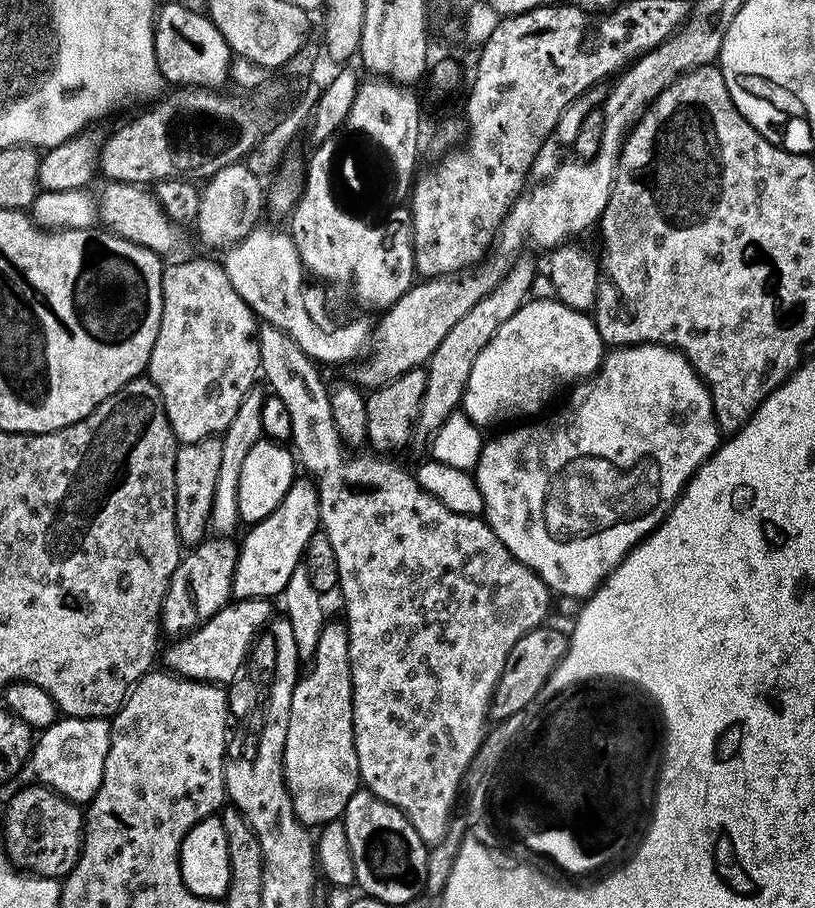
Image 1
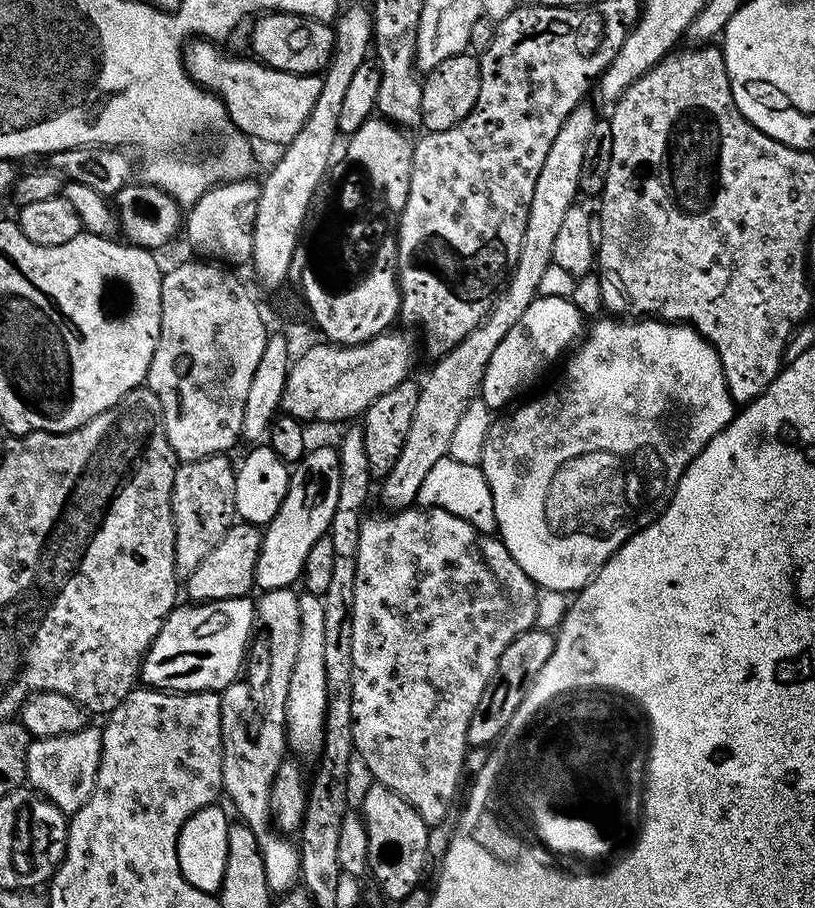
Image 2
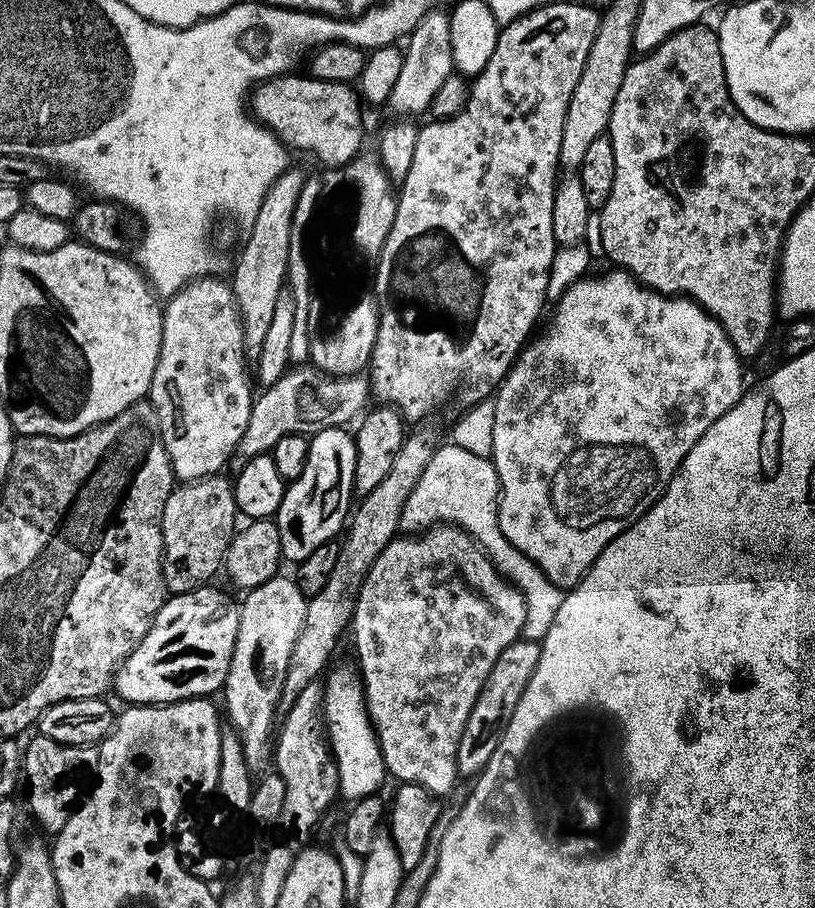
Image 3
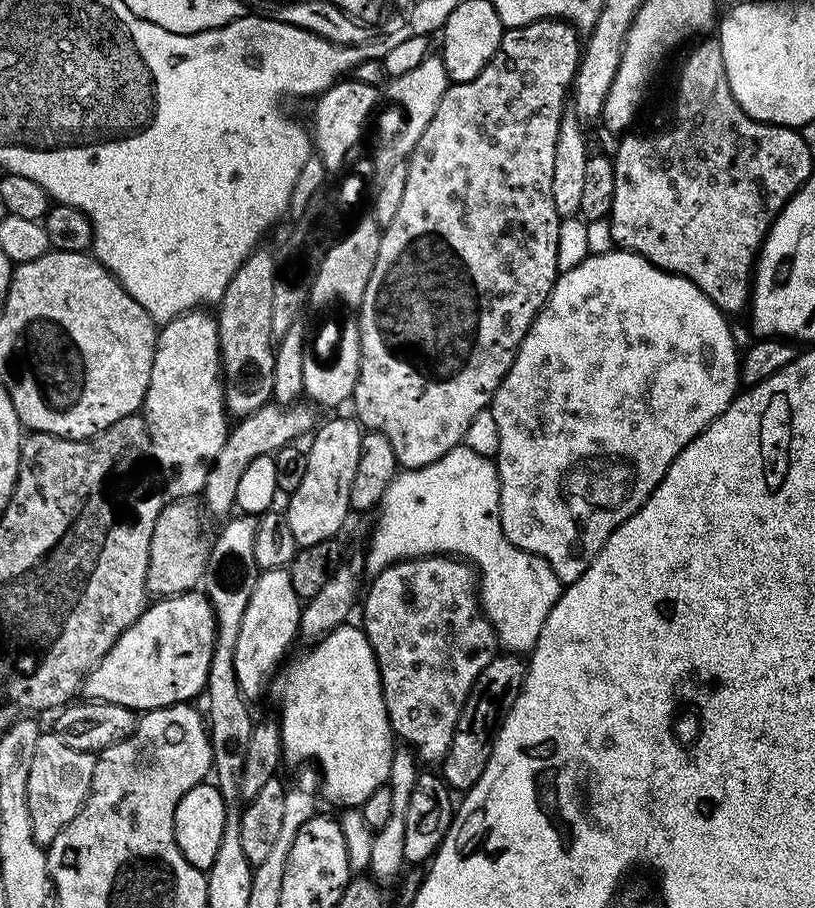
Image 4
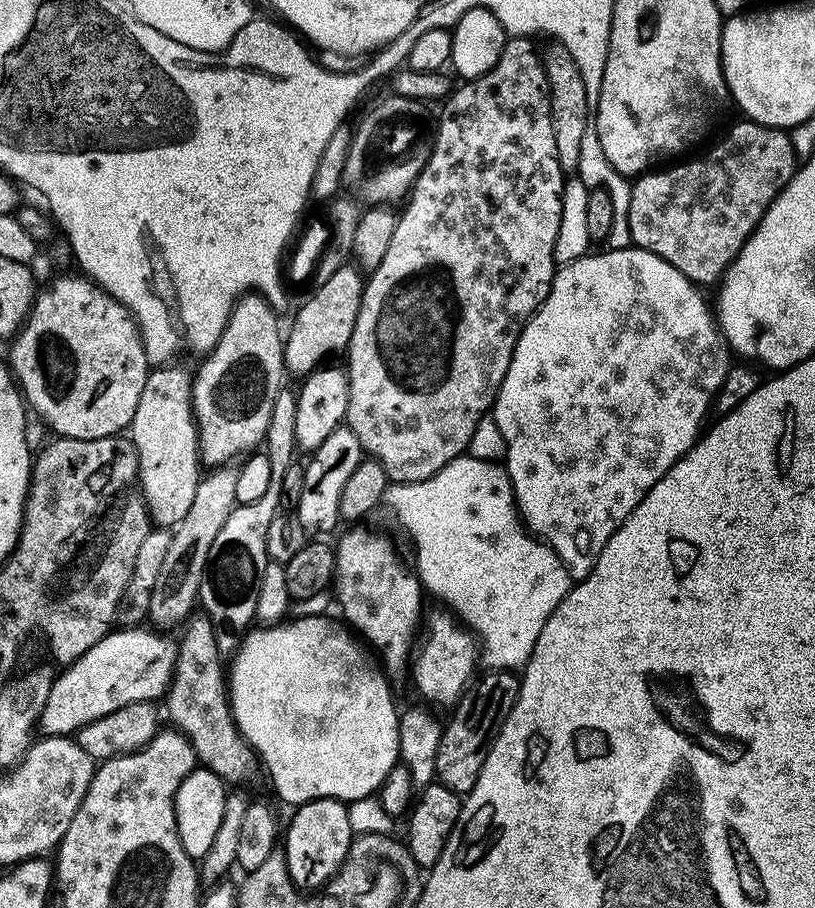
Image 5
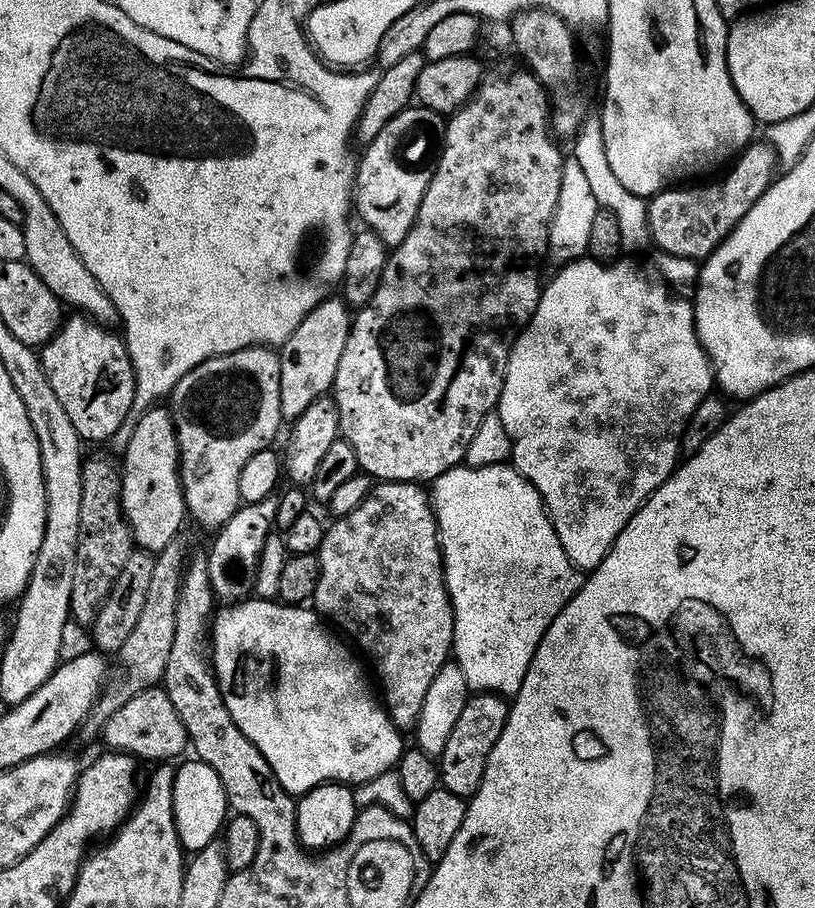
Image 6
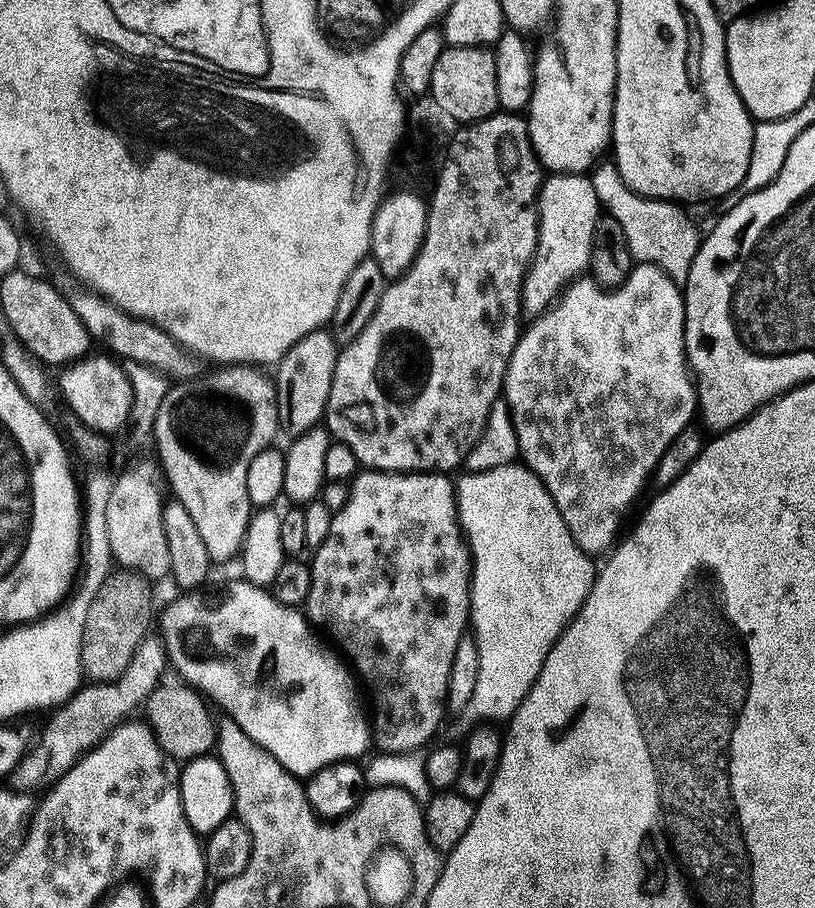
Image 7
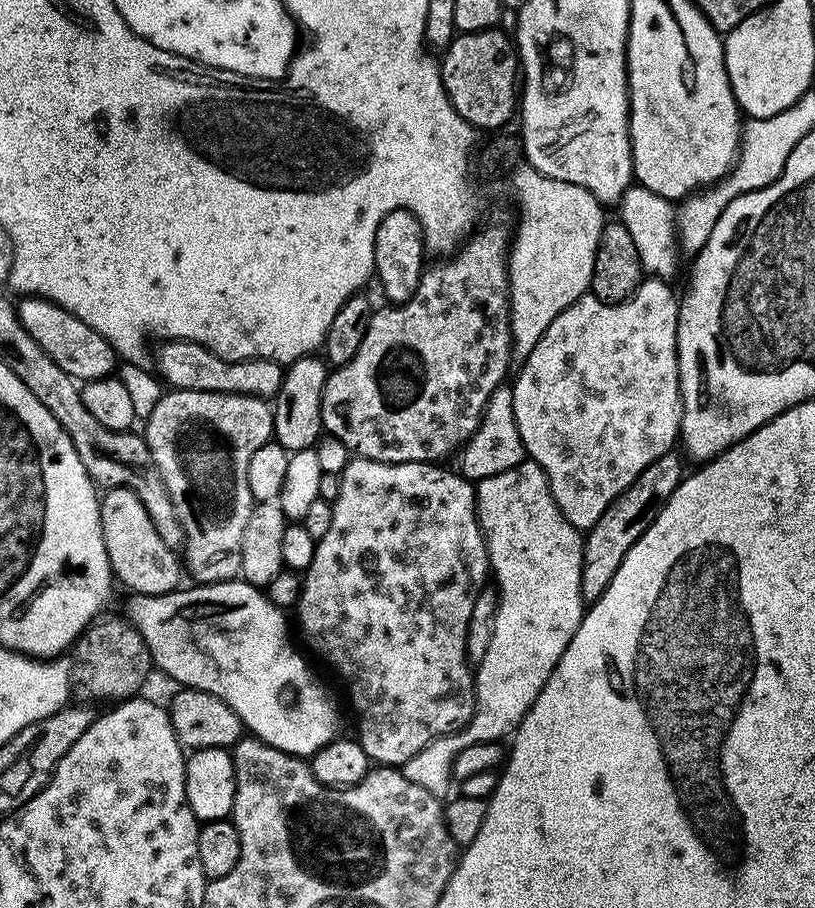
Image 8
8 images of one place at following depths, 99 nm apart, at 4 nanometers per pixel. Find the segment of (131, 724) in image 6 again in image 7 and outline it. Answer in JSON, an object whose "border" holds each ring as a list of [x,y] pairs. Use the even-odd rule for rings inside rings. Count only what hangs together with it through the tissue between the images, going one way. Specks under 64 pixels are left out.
{"border":[[[183,682],[175,683],[157,686],[144,701],[142,713],[164,753],[177,762],[187,762],[199,756],[207,756],[213,751],[216,730],[214,720],[208,717],[208,712],[204,709],[205,697]]]}

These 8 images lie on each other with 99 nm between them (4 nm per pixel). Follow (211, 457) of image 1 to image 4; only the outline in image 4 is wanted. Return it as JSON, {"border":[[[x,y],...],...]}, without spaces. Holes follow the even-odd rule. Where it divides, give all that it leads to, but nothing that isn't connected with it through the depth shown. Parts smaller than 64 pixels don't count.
{"border":[[[176,498],[165,503],[158,514],[158,522],[154,522],[154,535],[150,538],[150,562],[146,566],[149,597],[183,596],[185,592],[201,587],[210,549],[210,536],[204,533],[203,519],[201,505],[195,499]]]}

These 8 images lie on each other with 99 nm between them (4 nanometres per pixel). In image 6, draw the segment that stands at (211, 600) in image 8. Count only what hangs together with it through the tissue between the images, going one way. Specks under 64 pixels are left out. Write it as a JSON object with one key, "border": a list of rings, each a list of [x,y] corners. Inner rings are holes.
{"border":[[[245,598],[221,608],[224,609],[221,612],[219,609],[210,621],[210,659],[216,674],[216,681],[220,683],[220,692],[226,702],[226,710],[230,710],[230,718],[234,718],[238,730],[242,730],[242,734],[246,734],[246,738],[250,738],[250,742],[258,746],[262,758],[270,762],[270,770],[274,770],[280,785],[293,798],[299,798],[314,786],[329,782],[339,782],[349,786],[367,784],[378,774],[395,769],[399,765],[400,753],[406,747],[405,741],[400,741],[401,729],[395,728],[392,721],[388,719],[383,703],[378,699],[377,693],[376,696],[372,693],[372,688],[368,685],[359,662],[354,657],[348,656],[349,645],[339,635],[331,636],[328,633],[329,625],[311,607],[293,606],[277,602],[275,599]]]}

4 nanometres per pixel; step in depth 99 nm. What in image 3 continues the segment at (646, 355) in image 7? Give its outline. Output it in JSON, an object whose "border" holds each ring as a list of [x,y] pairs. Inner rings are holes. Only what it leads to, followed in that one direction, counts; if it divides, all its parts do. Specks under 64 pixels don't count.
{"border":[[[611,270],[605,276],[589,275],[587,278],[571,284],[559,300],[555,301],[552,321],[548,329],[537,335],[535,339],[524,345],[520,355],[512,364],[512,369],[500,383],[494,393],[494,450],[490,457],[496,467],[498,482],[500,483],[500,509],[498,522],[502,534],[526,558],[530,558],[562,590],[576,587],[590,566],[606,550],[606,546],[622,530],[632,525],[654,502],[658,502],[660,495],[666,490],[670,478],[680,469],[680,464],[694,450],[694,442],[740,401],[746,391],[744,372],[740,369],[742,358],[736,353],[736,347],[724,332],[724,327],[712,315],[701,308],[695,300],[686,296],[666,296],[663,292],[656,292],[646,288],[640,281],[635,280],[628,272]]]}

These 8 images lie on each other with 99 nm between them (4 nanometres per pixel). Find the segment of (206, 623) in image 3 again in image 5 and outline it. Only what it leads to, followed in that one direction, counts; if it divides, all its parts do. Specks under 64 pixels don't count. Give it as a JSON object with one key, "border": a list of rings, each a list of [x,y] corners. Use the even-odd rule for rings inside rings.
{"border":[[[124,626],[119,630],[113,630],[108,635],[90,646],[82,658],[73,660],[63,669],[61,676],[57,675],[52,682],[52,689],[46,698],[46,706],[40,712],[38,728],[44,736],[71,737],[82,726],[110,714],[127,704],[137,704],[143,700],[156,702],[167,693],[168,686],[172,682],[172,674],[176,670],[177,641],[171,640],[171,635],[161,634],[151,627]]]}

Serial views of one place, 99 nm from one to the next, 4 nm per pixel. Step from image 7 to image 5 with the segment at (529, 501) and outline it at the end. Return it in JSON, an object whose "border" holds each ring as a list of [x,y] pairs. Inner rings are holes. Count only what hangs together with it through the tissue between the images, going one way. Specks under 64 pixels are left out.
{"border":[[[462,455],[456,460],[451,460],[438,474],[426,478],[422,482],[410,482],[409,484],[389,483],[388,493],[384,495],[384,504],[392,507],[392,516],[400,523],[400,528],[408,532],[412,539],[412,544],[416,547],[416,564],[414,560],[414,571],[420,577],[421,585],[429,593],[441,596],[445,600],[447,607],[467,627],[478,641],[479,651],[482,653],[482,664],[488,670],[520,670],[527,664],[530,654],[534,650],[534,642],[538,642],[538,634],[542,634],[542,626],[546,626],[546,618],[554,614],[554,610],[566,598],[568,589],[573,587],[574,581],[568,575],[566,566],[558,558],[558,554],[552,548],[548,547],[543,540],[532,535],[524,527],[520,511],[516,509],[516,495],[512,493],[512,480],[507,471],[499,463],[491,460],[479,460],[470,455]]]}

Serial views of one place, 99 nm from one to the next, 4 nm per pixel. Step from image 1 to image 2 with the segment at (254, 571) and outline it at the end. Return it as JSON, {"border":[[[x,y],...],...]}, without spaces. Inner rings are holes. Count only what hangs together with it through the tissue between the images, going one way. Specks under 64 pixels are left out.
{"border":[[[335,447],[316,448],[304,453],[304,457],[291,469],[286,498],[278,506],[278,514],[263,529],[260,553],[256,563],[255,587],[292,588],[301,579],[306,554],[310,546],[322,538],[332,524],[334,506],[338,506],[338,482],[340,481],[340,453]]]}

